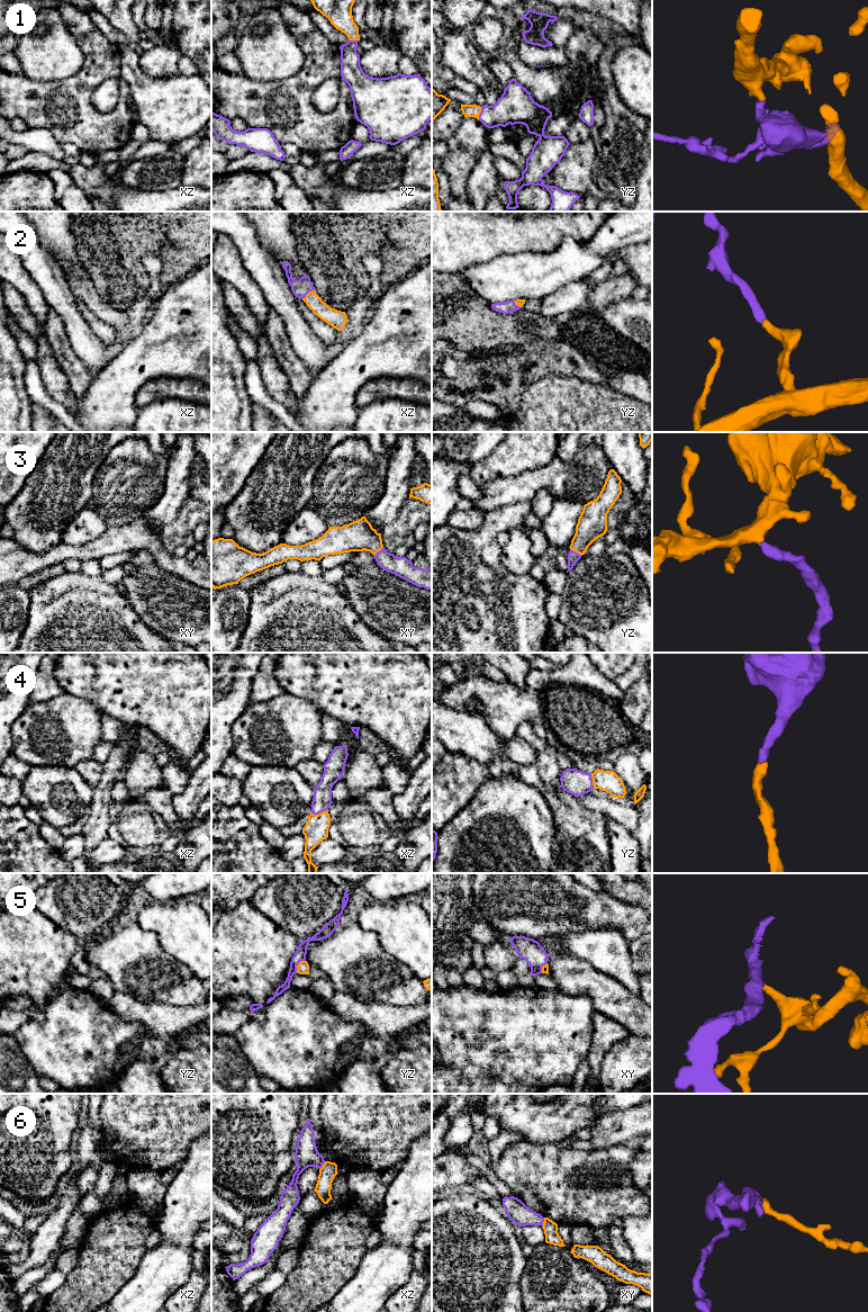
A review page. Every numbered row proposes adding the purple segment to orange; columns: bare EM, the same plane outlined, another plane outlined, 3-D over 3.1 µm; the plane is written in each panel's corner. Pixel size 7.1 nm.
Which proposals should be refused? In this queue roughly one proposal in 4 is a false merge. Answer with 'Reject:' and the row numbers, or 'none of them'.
Reject: 6

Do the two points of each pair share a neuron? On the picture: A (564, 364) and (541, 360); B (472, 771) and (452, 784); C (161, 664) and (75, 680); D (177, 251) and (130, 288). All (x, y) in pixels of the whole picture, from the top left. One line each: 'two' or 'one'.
A: one
B: one
C: one
D: one

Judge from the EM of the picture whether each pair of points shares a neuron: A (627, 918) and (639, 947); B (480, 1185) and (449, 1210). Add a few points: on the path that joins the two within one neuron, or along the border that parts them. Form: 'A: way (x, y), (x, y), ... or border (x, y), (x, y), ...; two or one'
A: border (640, 936), (629, 942); two
B: border (475, 1191), (487, 1198); two

